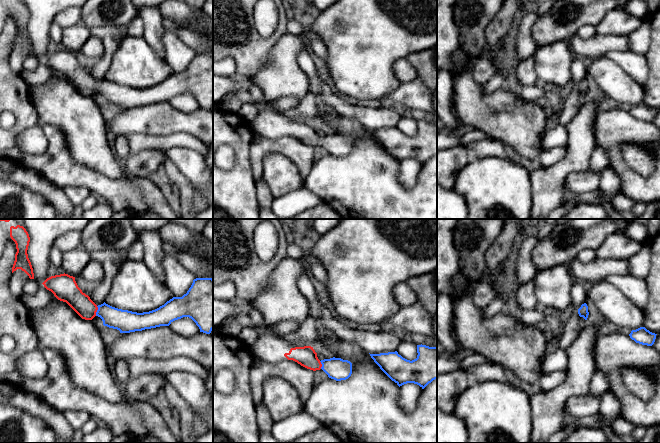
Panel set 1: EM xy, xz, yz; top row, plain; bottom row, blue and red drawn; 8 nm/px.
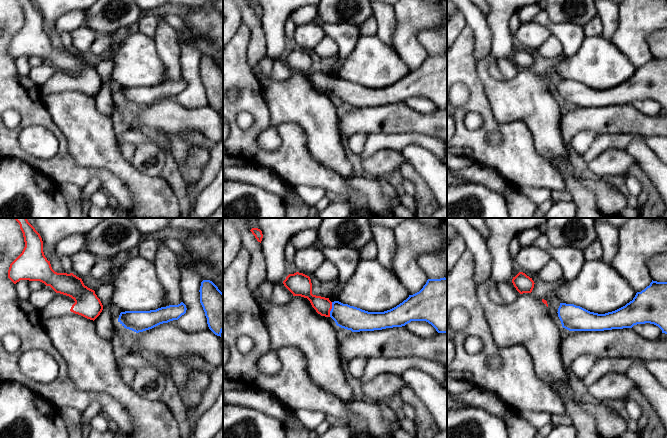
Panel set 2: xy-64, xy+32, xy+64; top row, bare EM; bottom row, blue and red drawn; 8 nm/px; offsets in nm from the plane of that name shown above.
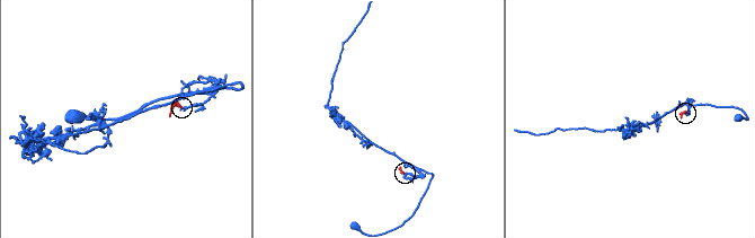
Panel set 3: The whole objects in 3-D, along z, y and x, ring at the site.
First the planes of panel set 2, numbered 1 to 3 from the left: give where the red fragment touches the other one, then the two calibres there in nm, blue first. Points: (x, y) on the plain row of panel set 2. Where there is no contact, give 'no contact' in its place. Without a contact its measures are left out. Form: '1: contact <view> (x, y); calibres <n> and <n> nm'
1: no contact
2: contact xy+32 (331, 85); calibres 190 and 140 nm
3: no contact

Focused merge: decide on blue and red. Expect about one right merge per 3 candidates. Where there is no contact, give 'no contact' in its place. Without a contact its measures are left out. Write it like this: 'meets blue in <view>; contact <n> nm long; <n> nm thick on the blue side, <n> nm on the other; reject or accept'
meets blue in xy; contact 80 nm long; 180 nm thick on the blue side, 160 nm on the other; accept

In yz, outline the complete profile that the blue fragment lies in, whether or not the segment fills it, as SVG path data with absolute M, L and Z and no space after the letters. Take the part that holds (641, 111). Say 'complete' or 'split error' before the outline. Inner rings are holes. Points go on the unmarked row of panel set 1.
complete; M640 103L636 106L632 106L629 110L630 114L634 116L636 119L652 122L656 115L655 109L650 108L645 103Z

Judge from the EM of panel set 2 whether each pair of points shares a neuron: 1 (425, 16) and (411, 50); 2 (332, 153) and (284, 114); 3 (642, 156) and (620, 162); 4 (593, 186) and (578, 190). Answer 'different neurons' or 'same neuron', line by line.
1: same neuron
2: same neuron
3: different neurons
4: different neurons

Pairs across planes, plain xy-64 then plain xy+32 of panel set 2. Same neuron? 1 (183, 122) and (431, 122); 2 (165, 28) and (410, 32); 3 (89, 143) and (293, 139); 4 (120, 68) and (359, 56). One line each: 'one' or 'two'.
1: one
2: two
3: two
4: one

